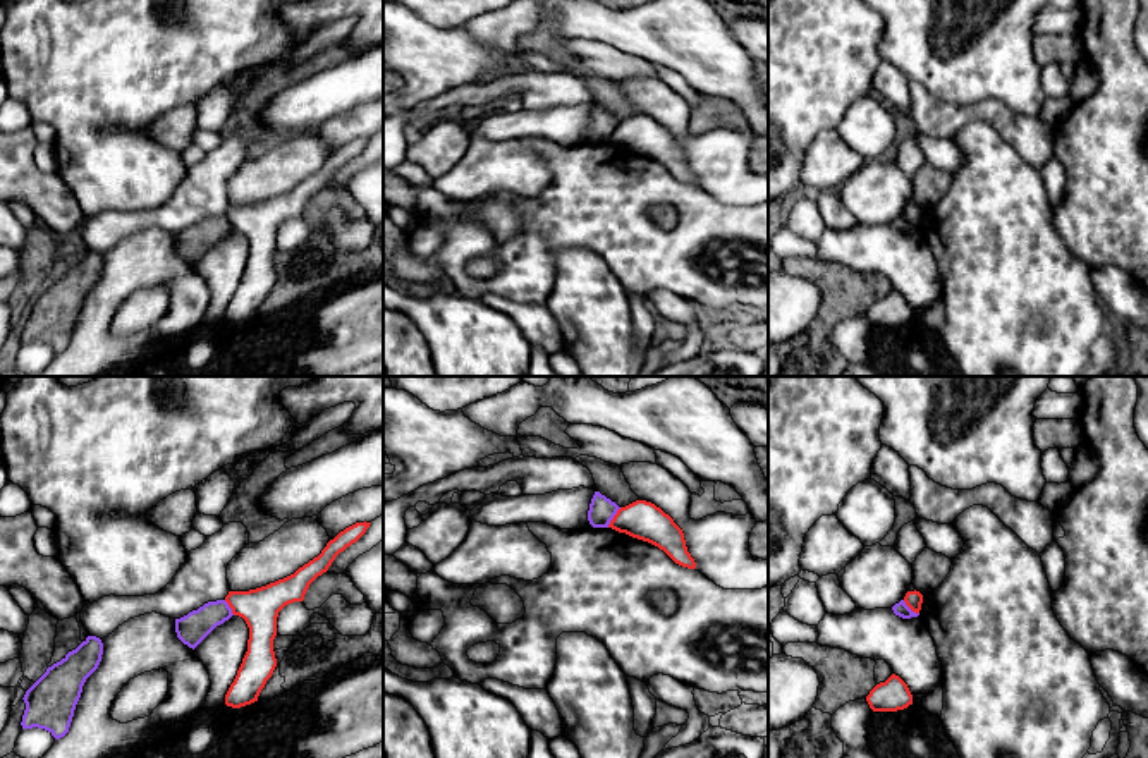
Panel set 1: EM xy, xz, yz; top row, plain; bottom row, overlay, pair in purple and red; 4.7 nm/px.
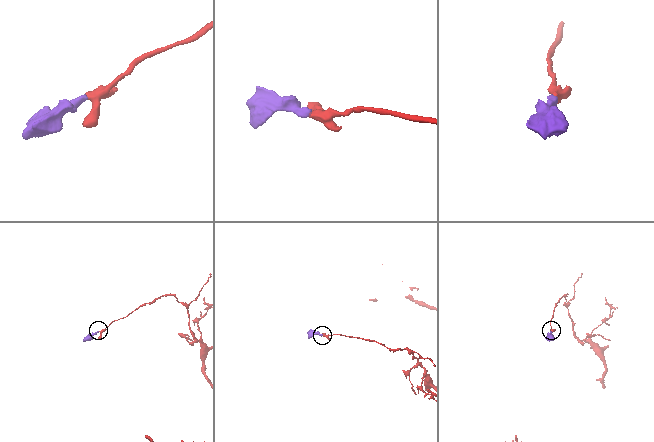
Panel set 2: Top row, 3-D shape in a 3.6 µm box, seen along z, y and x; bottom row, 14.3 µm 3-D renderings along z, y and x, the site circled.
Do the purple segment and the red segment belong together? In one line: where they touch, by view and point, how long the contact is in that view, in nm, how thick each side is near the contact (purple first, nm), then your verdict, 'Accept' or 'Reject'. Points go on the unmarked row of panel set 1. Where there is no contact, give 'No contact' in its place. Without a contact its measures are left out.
Touches purple at xz (612, 133). Shared border 120 nm. Thickness 120 nm (purple) against 180 nm. Reject

